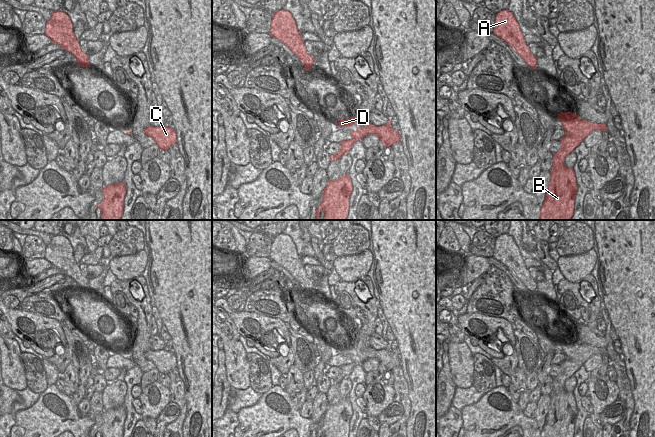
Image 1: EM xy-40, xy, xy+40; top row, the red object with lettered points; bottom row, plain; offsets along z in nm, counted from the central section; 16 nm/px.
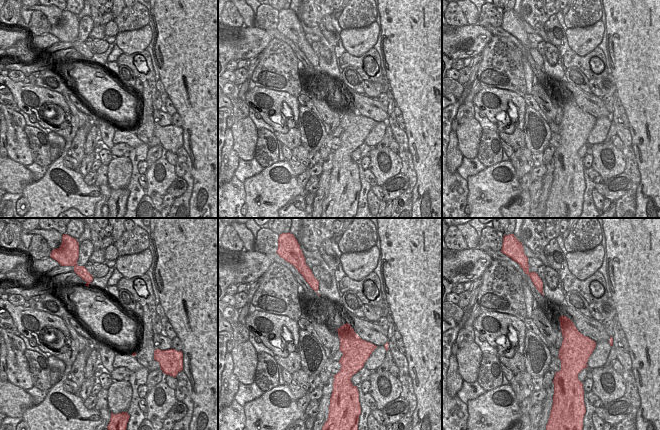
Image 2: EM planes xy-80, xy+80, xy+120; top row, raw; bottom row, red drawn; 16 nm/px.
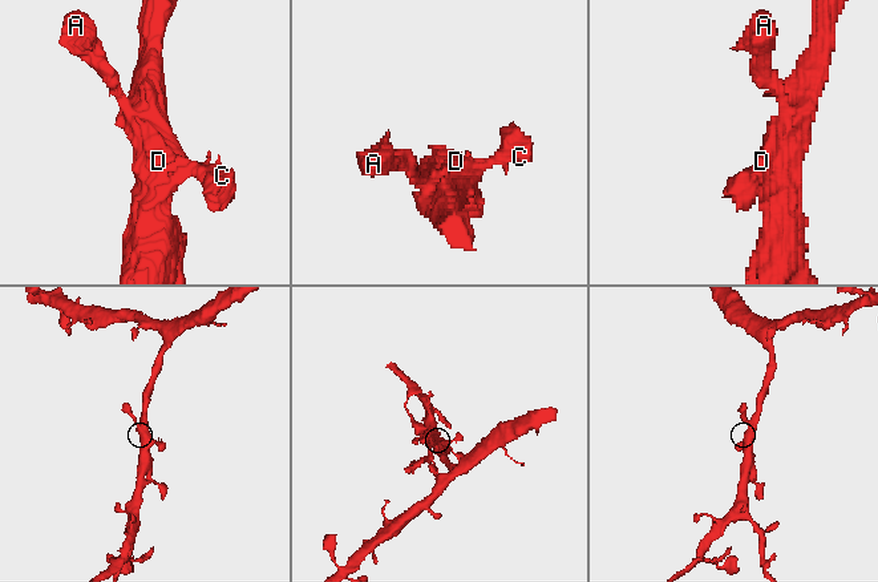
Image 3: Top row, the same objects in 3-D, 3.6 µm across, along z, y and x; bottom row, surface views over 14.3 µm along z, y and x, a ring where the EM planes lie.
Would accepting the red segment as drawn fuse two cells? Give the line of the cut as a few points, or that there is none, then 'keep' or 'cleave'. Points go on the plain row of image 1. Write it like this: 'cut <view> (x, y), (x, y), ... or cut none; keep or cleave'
cut none; keep

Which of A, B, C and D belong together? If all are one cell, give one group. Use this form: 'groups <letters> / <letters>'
groups A B C D

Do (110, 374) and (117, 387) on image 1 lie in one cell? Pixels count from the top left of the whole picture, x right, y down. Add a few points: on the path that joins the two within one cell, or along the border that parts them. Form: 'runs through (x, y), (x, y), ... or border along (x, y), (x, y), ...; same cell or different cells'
border along (122, 378), (107, 381); different cells

